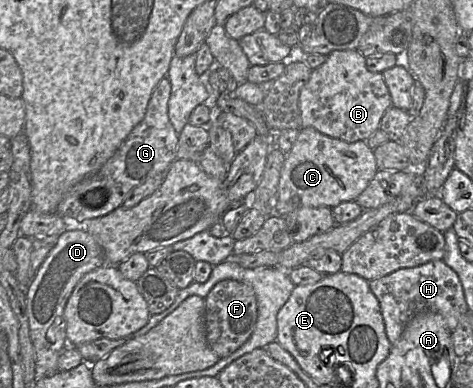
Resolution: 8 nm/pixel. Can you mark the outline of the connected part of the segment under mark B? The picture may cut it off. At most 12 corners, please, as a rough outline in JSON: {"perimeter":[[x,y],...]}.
{"perimeter":[[359,50],[333,51],[300,92],[302,128],[366,142],[392,106]]}

